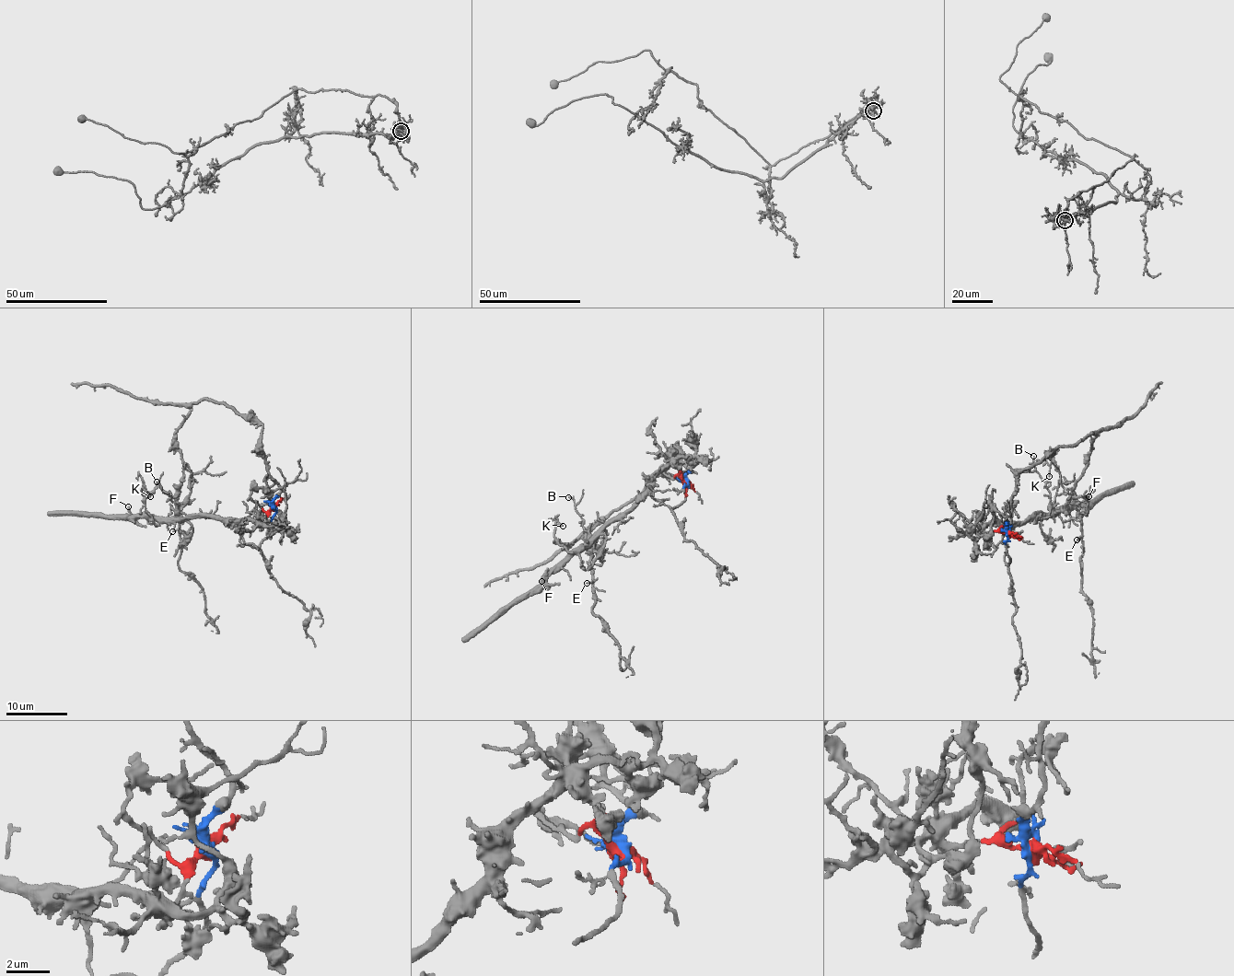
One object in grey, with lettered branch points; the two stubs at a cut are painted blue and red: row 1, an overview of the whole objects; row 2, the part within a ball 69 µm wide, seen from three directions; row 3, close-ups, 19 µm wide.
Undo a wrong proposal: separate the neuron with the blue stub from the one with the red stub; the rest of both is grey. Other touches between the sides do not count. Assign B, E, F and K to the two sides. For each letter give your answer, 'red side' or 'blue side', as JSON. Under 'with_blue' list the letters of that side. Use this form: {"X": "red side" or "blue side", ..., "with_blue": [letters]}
{"B": "red side", "E": "blue side", "F": "red side", "K": "red side", "with_blue": ["E"]}

